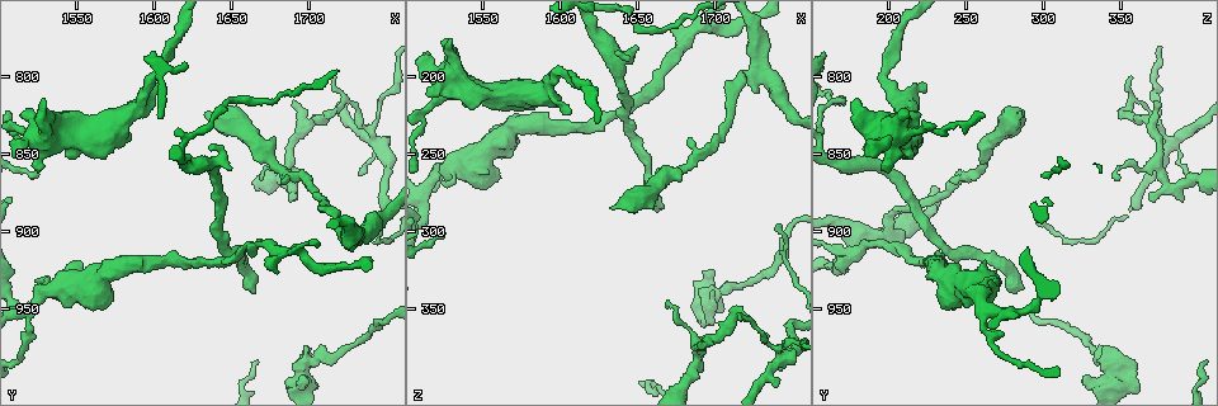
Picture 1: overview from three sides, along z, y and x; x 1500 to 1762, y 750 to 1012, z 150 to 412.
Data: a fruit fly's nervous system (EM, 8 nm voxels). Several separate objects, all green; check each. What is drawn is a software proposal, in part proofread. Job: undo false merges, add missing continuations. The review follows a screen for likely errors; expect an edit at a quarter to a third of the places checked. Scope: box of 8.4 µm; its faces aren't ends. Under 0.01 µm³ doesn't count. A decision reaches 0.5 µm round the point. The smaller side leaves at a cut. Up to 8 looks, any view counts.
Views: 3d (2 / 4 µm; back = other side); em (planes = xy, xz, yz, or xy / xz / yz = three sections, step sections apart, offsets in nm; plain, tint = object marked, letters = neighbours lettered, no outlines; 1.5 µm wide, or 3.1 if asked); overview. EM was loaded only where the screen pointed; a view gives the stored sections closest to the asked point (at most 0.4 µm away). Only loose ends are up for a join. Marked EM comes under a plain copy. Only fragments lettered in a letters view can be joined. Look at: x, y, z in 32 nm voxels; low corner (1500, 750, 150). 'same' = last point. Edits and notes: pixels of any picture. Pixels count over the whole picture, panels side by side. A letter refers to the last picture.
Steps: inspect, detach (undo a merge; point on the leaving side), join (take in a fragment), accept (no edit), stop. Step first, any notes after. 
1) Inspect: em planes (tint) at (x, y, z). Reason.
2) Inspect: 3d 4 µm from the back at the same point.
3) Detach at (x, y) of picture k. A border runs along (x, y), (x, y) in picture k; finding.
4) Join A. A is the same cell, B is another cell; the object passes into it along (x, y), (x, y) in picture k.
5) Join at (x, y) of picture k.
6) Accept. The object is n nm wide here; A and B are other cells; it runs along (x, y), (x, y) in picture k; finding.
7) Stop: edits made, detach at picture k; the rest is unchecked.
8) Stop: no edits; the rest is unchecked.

Inspect: em 3.1 µm xy step 16 (tint) at (1664, 938, 282). Thin end.

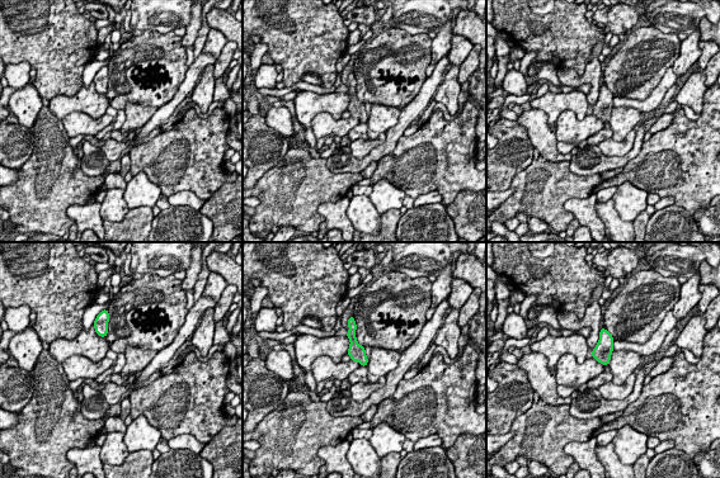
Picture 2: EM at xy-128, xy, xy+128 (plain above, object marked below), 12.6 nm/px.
Inspect: em 3.1 µm planes (letters) at the same point. Cut it another way.

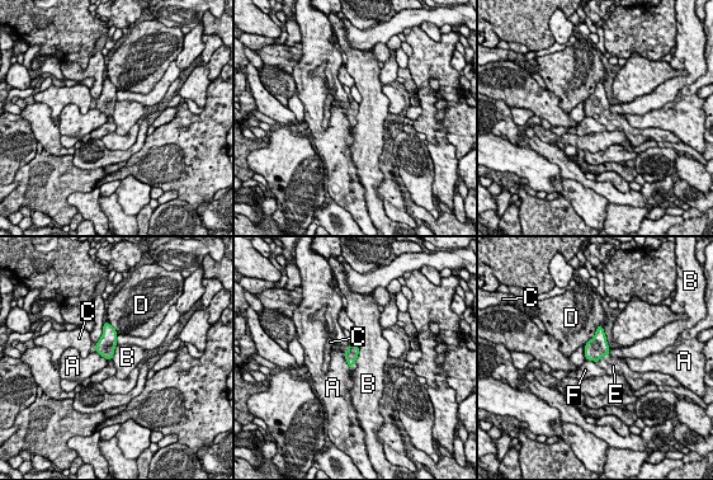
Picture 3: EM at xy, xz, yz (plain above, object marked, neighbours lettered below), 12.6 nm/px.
Join E. The object is 160 nm wide here; the longest contact is with D, 340 nm; E is the same cell, A, B, C, D and F are other cells; the neuron continues.

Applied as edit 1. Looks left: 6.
Inspect: overview. See it whole again.

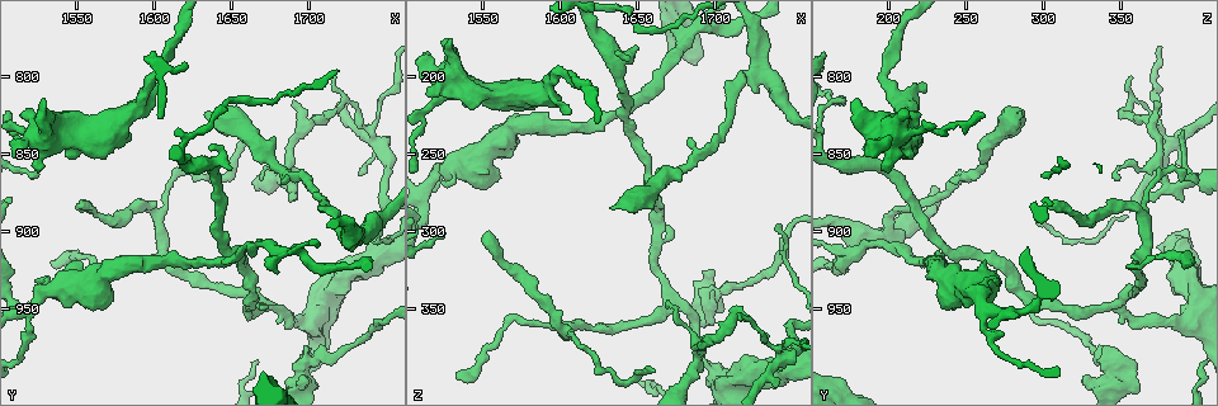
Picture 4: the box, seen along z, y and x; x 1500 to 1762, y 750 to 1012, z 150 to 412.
Inspect: em yz step 4 (tint) at (1714, 980, 336). Sudden change in width.

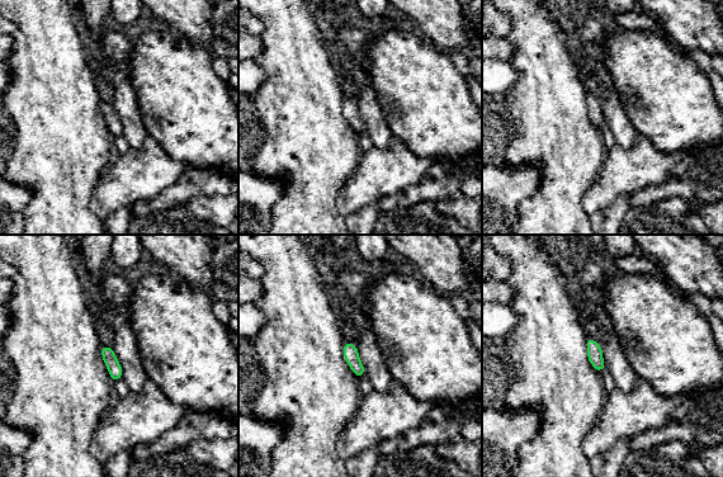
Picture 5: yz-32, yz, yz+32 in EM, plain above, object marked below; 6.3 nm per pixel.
Inspect: em planes (letters) at the same point.

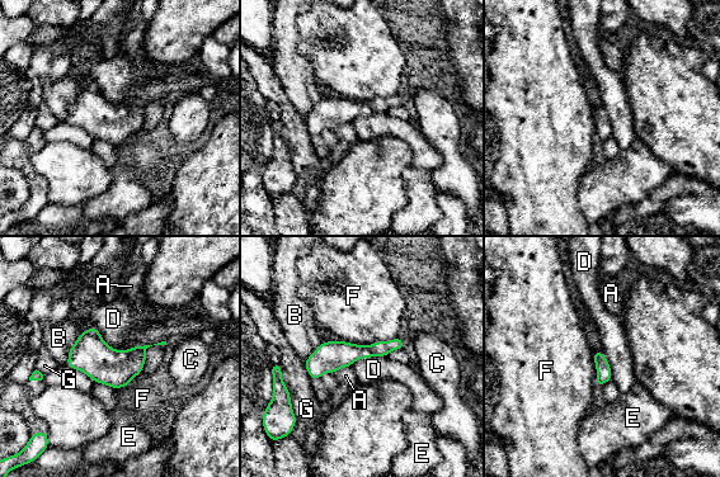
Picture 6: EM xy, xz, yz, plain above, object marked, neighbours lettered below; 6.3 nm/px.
Accept. The longest contact is with F, 380 nm; A, B, C, D, E, F and G are other cells; a border runs along (386, 355), (358, 358), (351, 365) in picture 6; one neuron here.

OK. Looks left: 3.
Inspect: em planes (tint) at (1550, 884, 302). Free end.

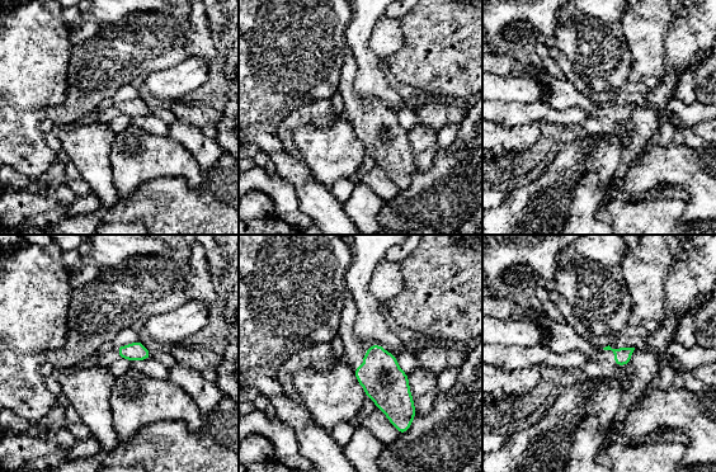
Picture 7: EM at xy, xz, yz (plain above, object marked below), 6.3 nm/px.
Inspect: em planes (letters) at the same point.

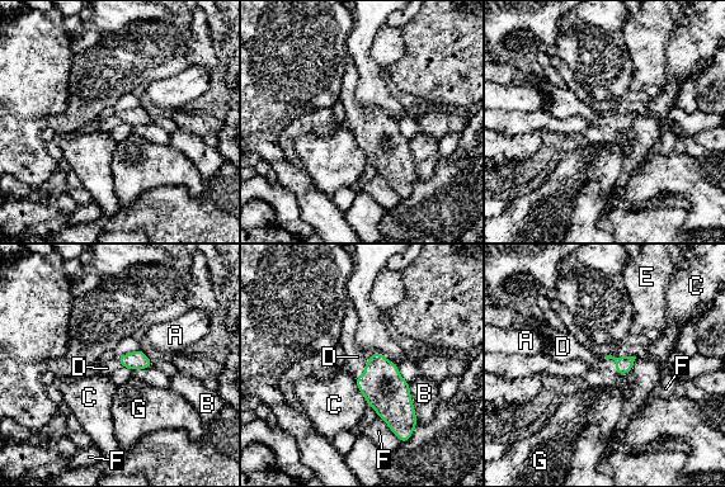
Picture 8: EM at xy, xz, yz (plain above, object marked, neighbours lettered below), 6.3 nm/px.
Join D. D is the same cell, A, B, C, E, F and G are other cells; the neuron continues.

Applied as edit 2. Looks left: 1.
Stop: edits made, join at picture 3, join at picture 8; the rest is unchecked.

